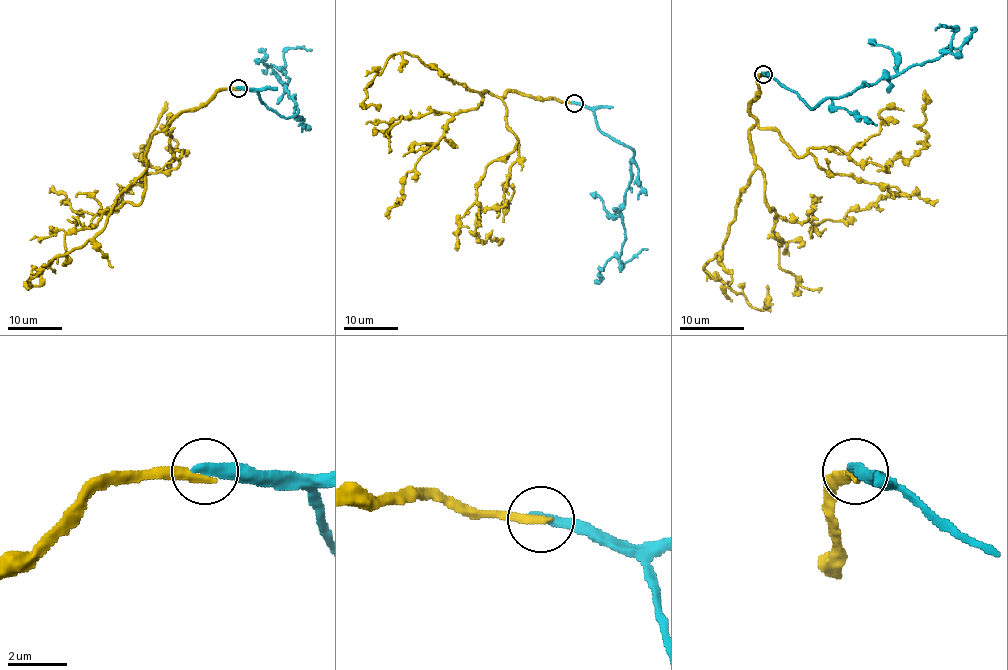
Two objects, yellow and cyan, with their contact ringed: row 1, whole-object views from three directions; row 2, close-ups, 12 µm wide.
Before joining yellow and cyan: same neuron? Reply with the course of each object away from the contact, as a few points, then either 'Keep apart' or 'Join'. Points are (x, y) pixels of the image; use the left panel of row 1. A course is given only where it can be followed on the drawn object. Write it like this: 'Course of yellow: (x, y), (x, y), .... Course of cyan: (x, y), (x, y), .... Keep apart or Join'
Course of yellow: (238, 88), (157, 131), (145, 170), (105, 226), (27, 288), (45, 267). Course of cyan: (238, 88), (252, 88), (268, 107), (293, 117), (283, 54), (312, 50). Keep apart

